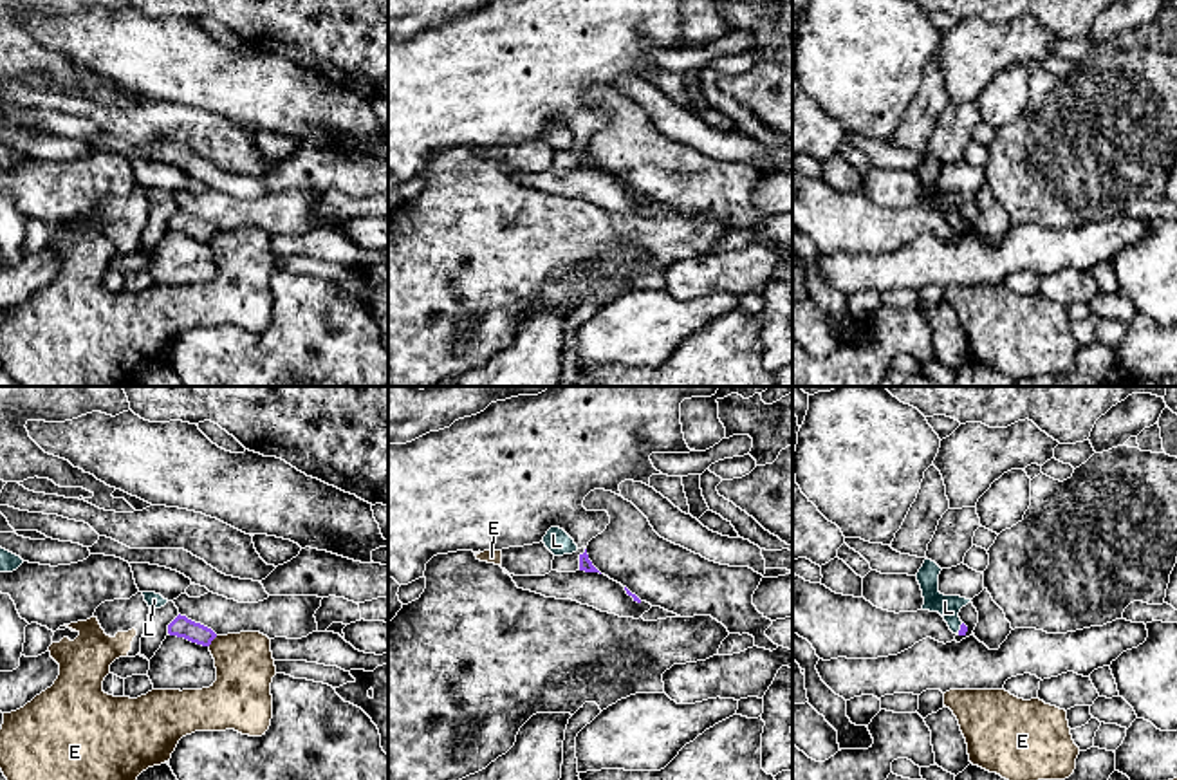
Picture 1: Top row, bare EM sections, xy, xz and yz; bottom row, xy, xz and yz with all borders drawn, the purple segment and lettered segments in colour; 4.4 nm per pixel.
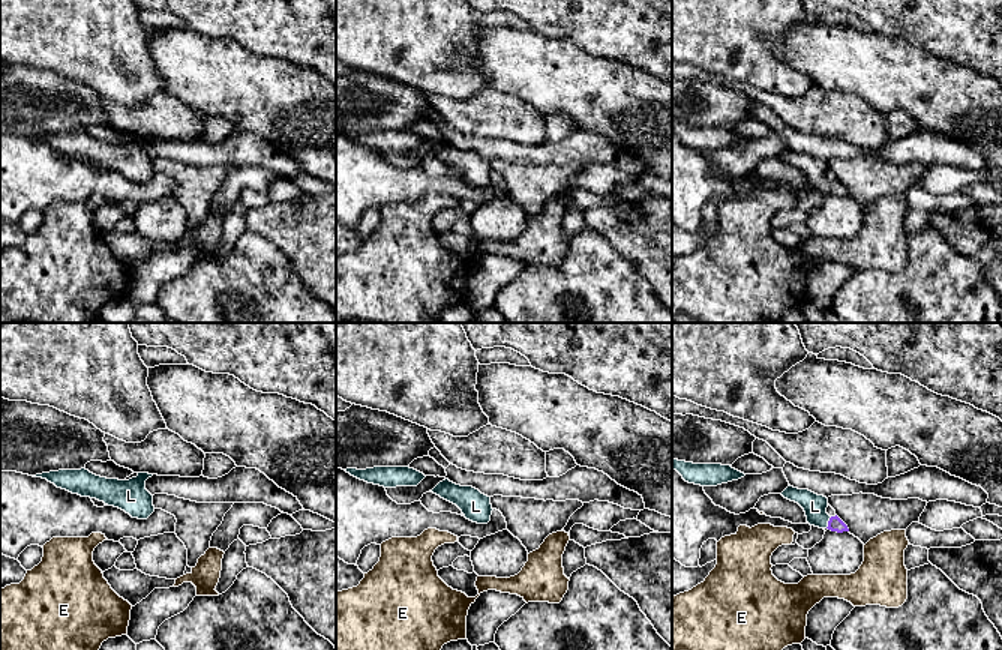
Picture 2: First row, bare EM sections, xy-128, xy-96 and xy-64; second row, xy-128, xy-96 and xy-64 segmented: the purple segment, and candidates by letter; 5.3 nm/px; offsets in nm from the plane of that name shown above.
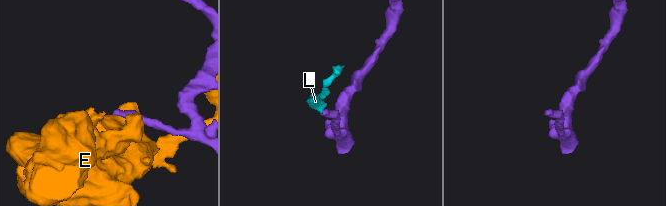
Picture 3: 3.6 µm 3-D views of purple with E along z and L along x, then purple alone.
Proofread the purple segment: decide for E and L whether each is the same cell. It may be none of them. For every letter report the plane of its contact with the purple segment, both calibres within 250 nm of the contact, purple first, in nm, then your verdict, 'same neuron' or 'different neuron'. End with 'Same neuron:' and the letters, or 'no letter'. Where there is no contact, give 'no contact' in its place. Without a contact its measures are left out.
E: contact in xy; calibres 90 and 260 nm; different neuron
L: contact in yz; calibres 40 and 100 nm; same neuron
Same neuron: L

